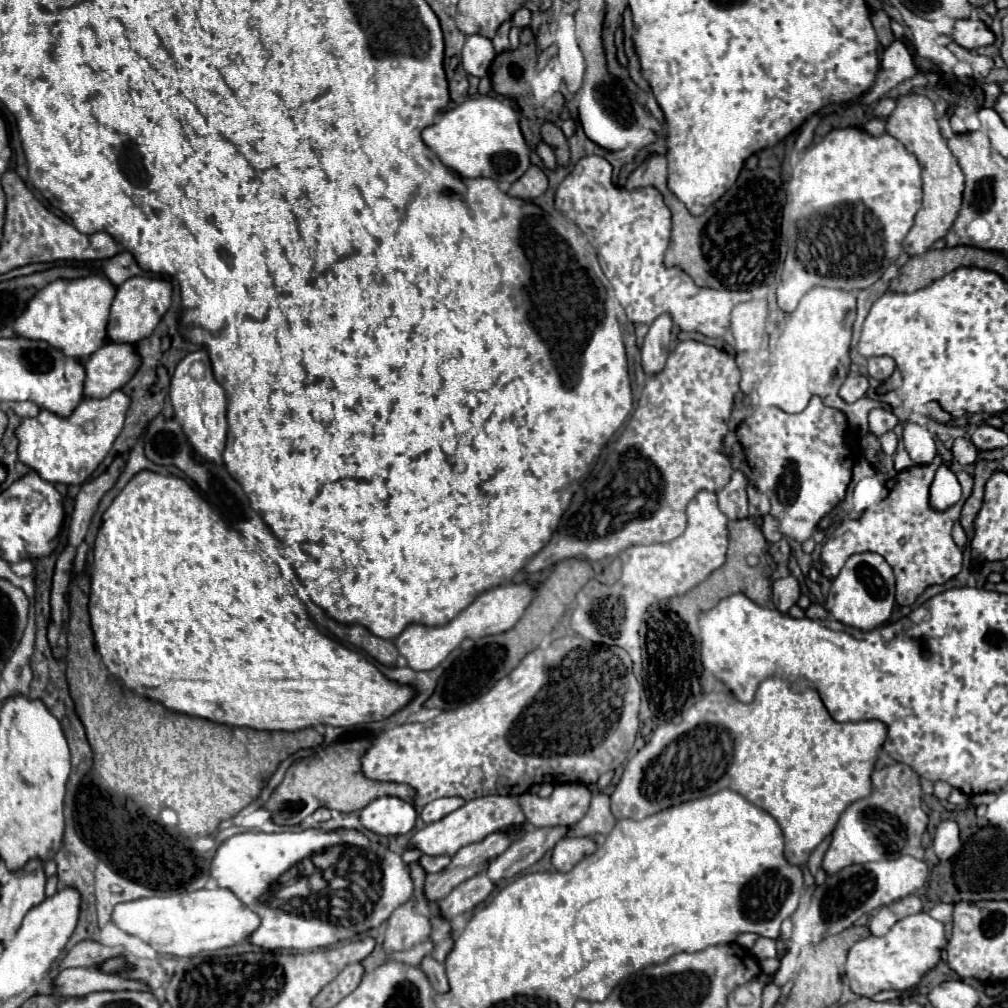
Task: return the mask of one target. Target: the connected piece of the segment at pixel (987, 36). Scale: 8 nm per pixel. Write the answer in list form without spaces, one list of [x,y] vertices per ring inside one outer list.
[[[969,18],[957,20],[949,38],[967,50],[989,46],[995,40],[993,32],[989,32],[981,20],[969,20]]]

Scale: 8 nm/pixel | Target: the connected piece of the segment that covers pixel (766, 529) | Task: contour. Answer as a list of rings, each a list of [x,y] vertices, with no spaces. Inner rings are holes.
[[[765,514],[765,516],[763,516],[761,530],[763,530],[767,542],[777,542],[777,540],[781,540],[781,536],[783,536],[783,534],[779,532],[779,524],[777,524],[777,520],[775,520],[771,514]]]

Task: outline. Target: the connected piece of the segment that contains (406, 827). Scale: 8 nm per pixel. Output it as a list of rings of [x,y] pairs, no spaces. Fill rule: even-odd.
[[[381,796],[367,804],[361,814],[361,824],[381,836],[407,834],[417,822],[417,810],[411,802],[395,796]]]

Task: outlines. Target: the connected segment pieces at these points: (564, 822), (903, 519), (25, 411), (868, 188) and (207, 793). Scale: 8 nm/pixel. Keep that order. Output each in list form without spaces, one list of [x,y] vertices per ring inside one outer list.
[[[559,784],[549,798],[535,794],[519,796],[521,808],[527,808],[527,820],[535,826],[571,826],[579,822],[589,808],[591,792],[583,784]]]
[[[937,454],[931,464],[901,470],[889,482],[891,492],[887,496],[887,502],[881,504],[881,510],[877,510],[877,516],[873,514],[861,516],[857,520],[843,520],[821,550],[821,574],[833,580],[843,568],[845,560],[855,552],[881,554],[895,572],[899,606],[911,606],[929,586],[945,584],[947,580],[957,576],[963,568],[963,552],[953,542],[951,530],[953,524],[959,520],[961,506],[957,504],[947,512],[935,512],[929,508],[929,486],[935,476],[935,470],[941,464],[943,458],[941,454]]]
[[[17,402],[17,404],[13,406],[13,412],[15,412],[17,416],[21,416],[21,418],[37,416],[39,410],[41,410],[41,408],[39,408],[35,402]]]
[[[859,128],[831,130],[819,144],[805,150],[799,160],[799,188],[783,208],[783,236],[787,236],[787,258],[777,288],[777,304],[783,312],[793,312],[803,294],[815,286],[841,290],[863,290],[875,284],[903,250],[903,238],[913,228],[913,218],[921,208],[921,164],[891,134],[871,136]]]
[[[83,574],[83,576],[77,576],[69,588],[69,626],[67,626],[67,654],[65,654],[65,660],[67,660],[67,682],[69,682],[69,694],[75,702],[75,712],[79,716],[79,720],[83,722],[85,726],[85,734],[87,734],[87,740],[91,744],[91,750],[93,750],[93,778],[97,780],[97,786],[101,788],[101,792],[107,792],[109,798],[121,798],[121,800],[131,800],[143,814],[161,814],[163,808],[171,808],[177,812],[179,816],[179,830],[183,836],[187,838],[197,838],[197,836],[211,836],[217,826],[223,822],[223,820],[229,820],[233,818],[239,810],[243,810],[245,806],[249,806],[259,794],[261,794],[261,788],[267,786],[269,778],[273,776],[273,772],[277,770],[277,766],[291,754],[295,754],[299,748],[315,748],[323,742],[323,736],[315,730],[315,728],[305,728],[305,730],[297,730],[297,732],[257,732],[257,730],[251,730],[251,728],[231,728],[231,726],[223,726],[223,724],[215,724],[215,722],[207,722],[203,718],[193,718],[193,716],[181,716],[181,714],[175,714],[171,710],[167,710],[163,704],[155,704],[153,700],[147,700],[147,698],[141,698],[127,690],[119,680],[115,680],[113,676],[109,678],[109,672],[105,670],[105,666],[101,664],[99,656],[95,654],[95,642],[93,642],[93,632],[89,628],[89,612],[87,612],[87,602],[89,602],[89,596],[87,596],[87,590],[89,590],[89,576]]]

